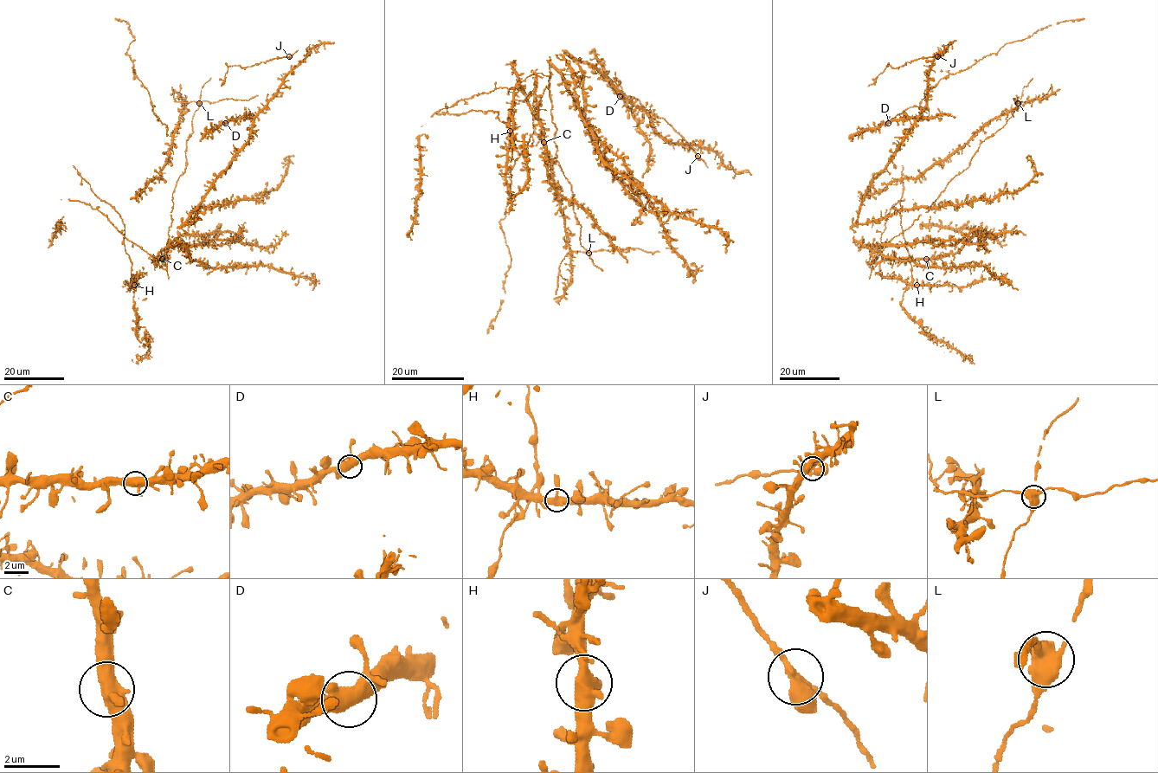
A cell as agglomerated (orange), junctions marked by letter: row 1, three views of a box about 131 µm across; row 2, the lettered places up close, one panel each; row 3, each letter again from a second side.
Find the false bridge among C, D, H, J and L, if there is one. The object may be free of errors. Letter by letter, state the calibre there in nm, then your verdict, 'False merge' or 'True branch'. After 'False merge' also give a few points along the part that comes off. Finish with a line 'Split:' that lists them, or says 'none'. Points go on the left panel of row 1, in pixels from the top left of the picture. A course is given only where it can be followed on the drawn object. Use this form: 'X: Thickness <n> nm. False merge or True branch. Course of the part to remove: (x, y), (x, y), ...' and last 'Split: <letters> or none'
C: Thickness 440 nm. True branch
D: Thickness 440 nm. True branch
H: Thickness 440 nm. True branch
J: Thickness 340 nm. True branch
L: Thickness 550 nm. False merge. Course of the part to remove: (200, 103), (215, 103), (224, 99), (247, 100), (258, 95)
Split: L

